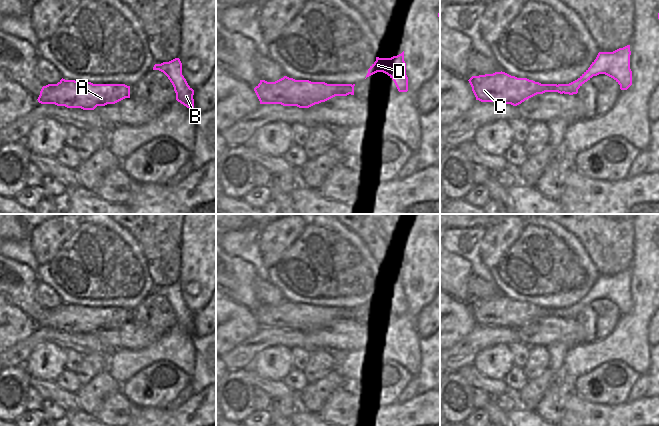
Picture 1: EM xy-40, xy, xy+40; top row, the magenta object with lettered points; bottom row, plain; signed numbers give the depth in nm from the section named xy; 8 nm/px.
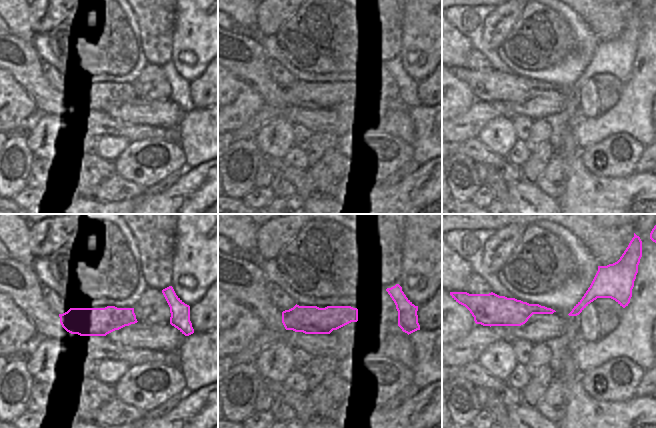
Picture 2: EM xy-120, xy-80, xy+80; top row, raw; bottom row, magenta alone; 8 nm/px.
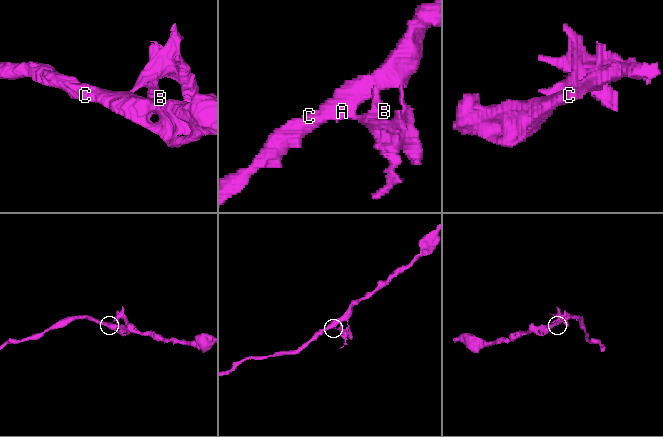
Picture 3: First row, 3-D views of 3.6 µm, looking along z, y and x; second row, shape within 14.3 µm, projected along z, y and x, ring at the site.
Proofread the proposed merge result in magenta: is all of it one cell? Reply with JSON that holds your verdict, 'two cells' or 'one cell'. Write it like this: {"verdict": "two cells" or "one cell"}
{"verdict": "two cells"}

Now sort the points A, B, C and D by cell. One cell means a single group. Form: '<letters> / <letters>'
A C / B D

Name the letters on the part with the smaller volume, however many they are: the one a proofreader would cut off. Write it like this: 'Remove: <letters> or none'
Remove: B, D

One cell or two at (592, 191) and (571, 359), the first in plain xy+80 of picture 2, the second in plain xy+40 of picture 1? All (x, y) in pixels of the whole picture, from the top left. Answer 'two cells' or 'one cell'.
two cells

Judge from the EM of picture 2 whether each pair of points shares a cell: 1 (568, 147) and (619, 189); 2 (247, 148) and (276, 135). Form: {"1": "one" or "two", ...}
{"1": "one", "2": "two"}

